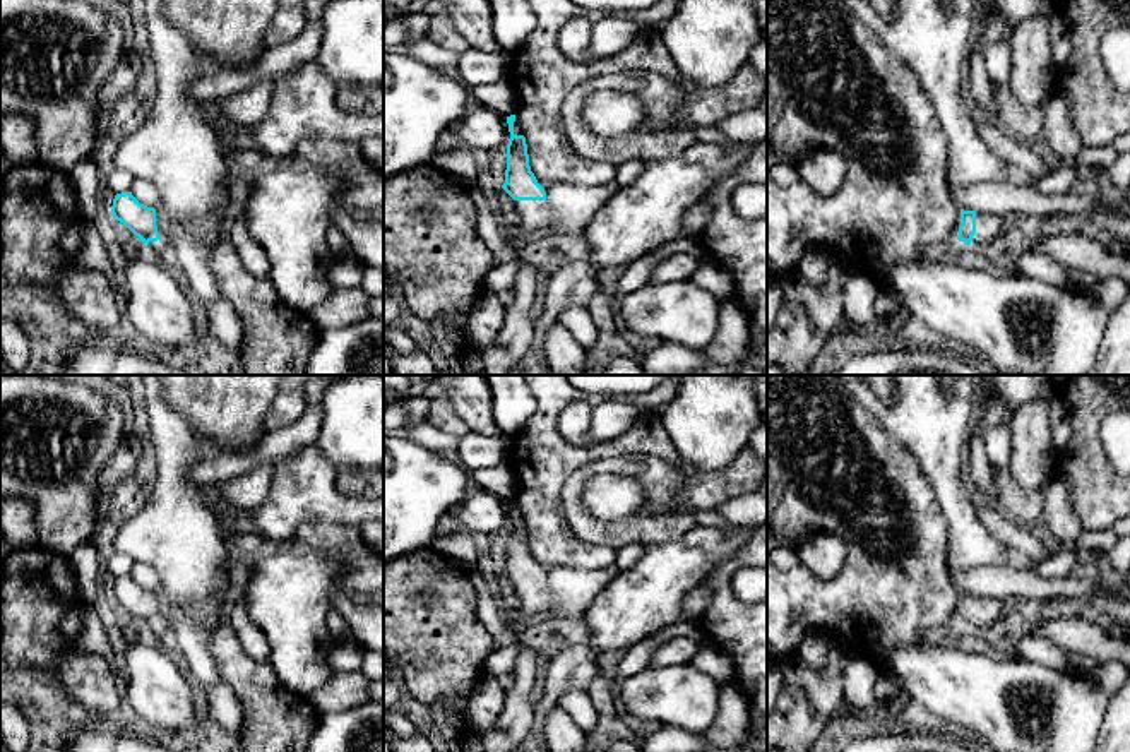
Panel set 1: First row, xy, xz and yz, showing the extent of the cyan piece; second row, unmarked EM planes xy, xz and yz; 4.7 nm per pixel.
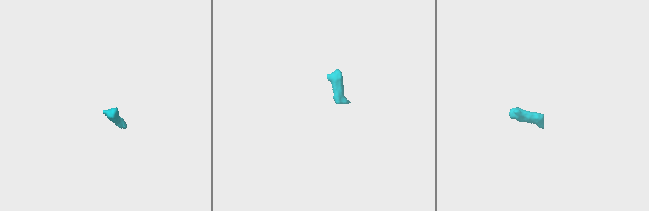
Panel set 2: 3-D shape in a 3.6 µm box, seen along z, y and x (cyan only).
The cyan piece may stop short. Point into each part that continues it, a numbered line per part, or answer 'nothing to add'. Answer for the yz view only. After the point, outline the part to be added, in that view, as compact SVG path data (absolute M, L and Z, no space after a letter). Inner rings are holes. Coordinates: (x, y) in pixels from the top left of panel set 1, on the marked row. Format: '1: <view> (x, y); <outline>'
1: yz (988, 226); M976 212L976 233L971 240L971 248L981 248L991 243L1010 223L1008 218L1000 214L983 214Z

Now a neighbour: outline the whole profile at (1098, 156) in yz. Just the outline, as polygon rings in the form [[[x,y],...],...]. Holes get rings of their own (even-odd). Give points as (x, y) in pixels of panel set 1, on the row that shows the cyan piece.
[[[1113,146],[1082,147],[1079,154],[1072,159],[1072,166],[1077,170],[1082,164],[1092,164],[1104,166],[1108,170],[1115,158],[1116,151],[1113,149]]]

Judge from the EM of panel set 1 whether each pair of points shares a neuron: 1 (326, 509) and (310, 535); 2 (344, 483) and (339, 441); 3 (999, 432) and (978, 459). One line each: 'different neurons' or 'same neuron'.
1: different neurons
2: different neurons
3: different neurons

